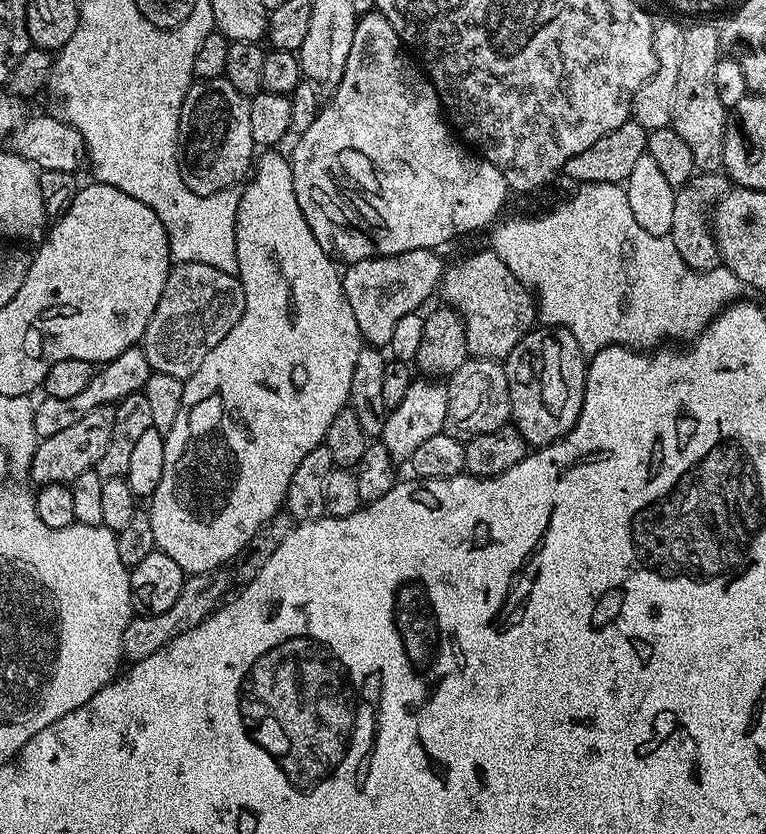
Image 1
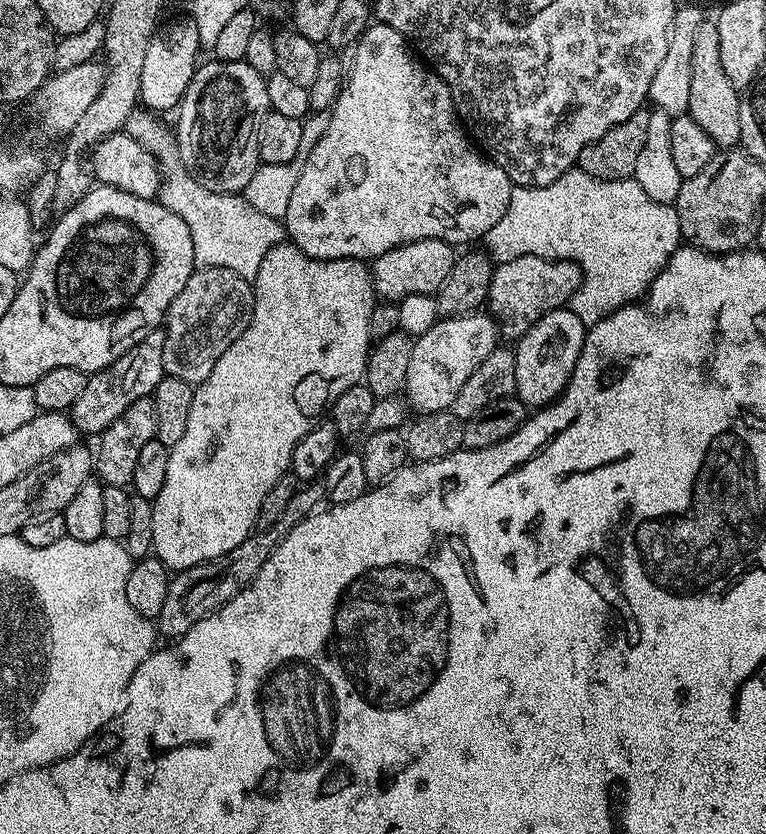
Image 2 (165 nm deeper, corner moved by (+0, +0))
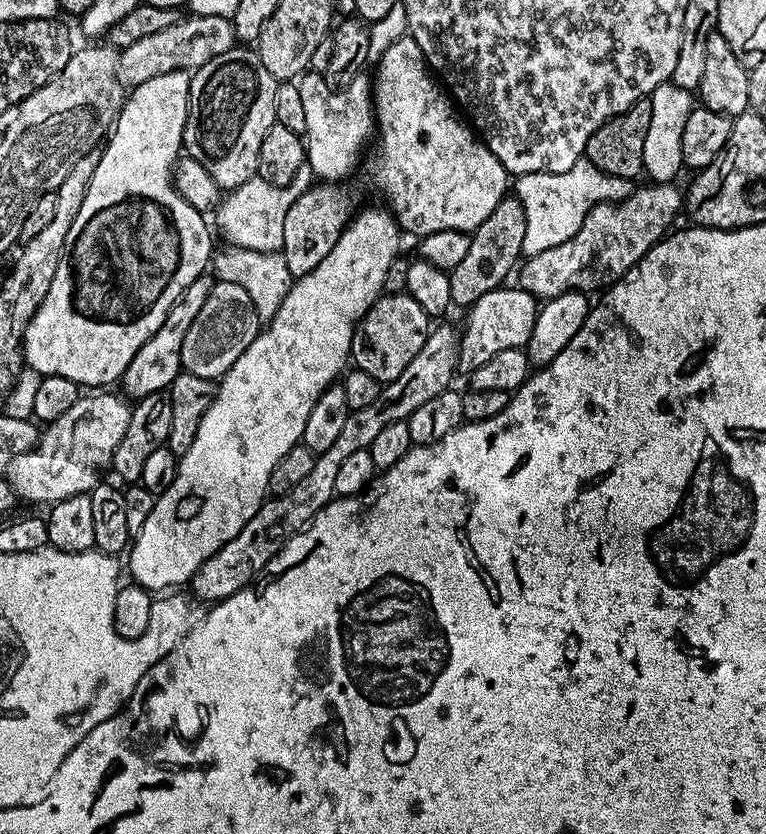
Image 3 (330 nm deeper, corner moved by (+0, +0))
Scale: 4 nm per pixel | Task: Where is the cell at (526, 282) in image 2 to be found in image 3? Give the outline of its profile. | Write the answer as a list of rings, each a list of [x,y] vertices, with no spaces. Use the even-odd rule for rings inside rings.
[[[648,182],[645,185],[645,188],[633,187],[632,193],[624,200],[596,204],[586,214],[582,226],[578,226],[574,238],[566,238],[562,246],[550,246],[550,250],[542,250],[542,254],[527,257],[518,268],[519,287],[543,302],[567,292],[592,294],[595,288],[604,290],[615,280],[621,280],[630,266],[637,264],[658,241],[664,239],[675,225],[672,223],[676,215],[679,212],[681,215],[686,204],[675,183]]]

